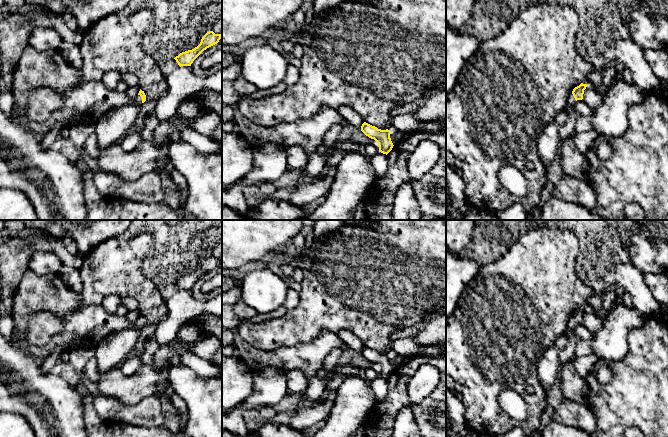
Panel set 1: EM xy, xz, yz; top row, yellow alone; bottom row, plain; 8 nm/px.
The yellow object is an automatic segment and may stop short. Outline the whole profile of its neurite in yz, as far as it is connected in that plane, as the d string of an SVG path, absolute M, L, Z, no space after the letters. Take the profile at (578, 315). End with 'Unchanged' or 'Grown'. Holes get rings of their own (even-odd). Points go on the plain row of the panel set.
M581 307L579 310L575 311L572 315L572 317L569 320L569 323L566 327L565 335L568 337L570 336L571 333L574 332L574 327L577 324L582 324L583 323L583 318L584 314L586 313L588 309Z. Grown

